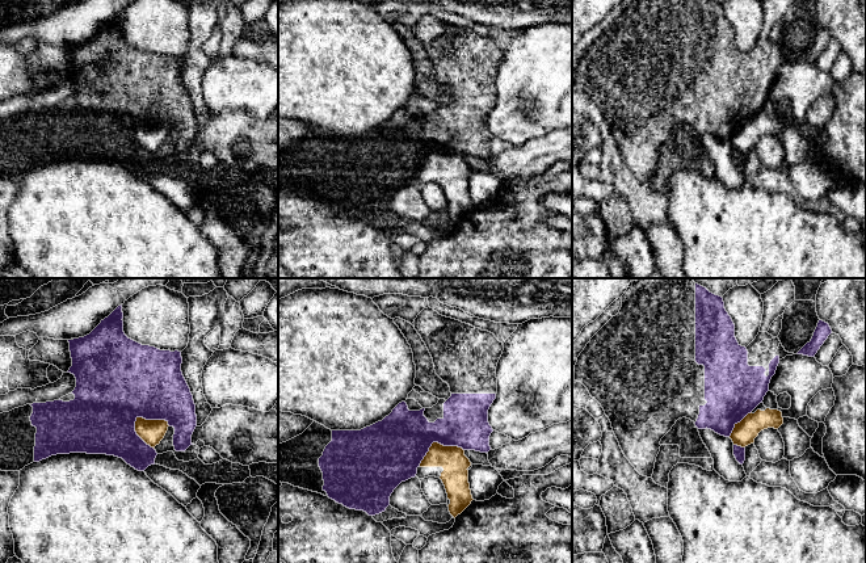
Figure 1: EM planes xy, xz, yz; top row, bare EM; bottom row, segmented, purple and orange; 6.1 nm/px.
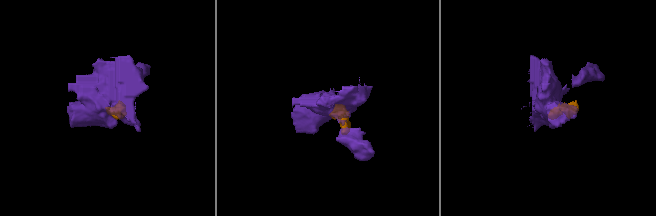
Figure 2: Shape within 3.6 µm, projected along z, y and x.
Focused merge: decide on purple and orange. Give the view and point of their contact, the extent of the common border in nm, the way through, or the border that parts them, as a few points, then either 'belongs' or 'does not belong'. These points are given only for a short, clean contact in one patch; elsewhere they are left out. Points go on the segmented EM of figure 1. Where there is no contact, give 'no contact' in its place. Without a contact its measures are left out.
contact xy (135, 433); length 240 nm; way xy (101, 419), (123, 421), (135, 433), (151, 432); belongs

